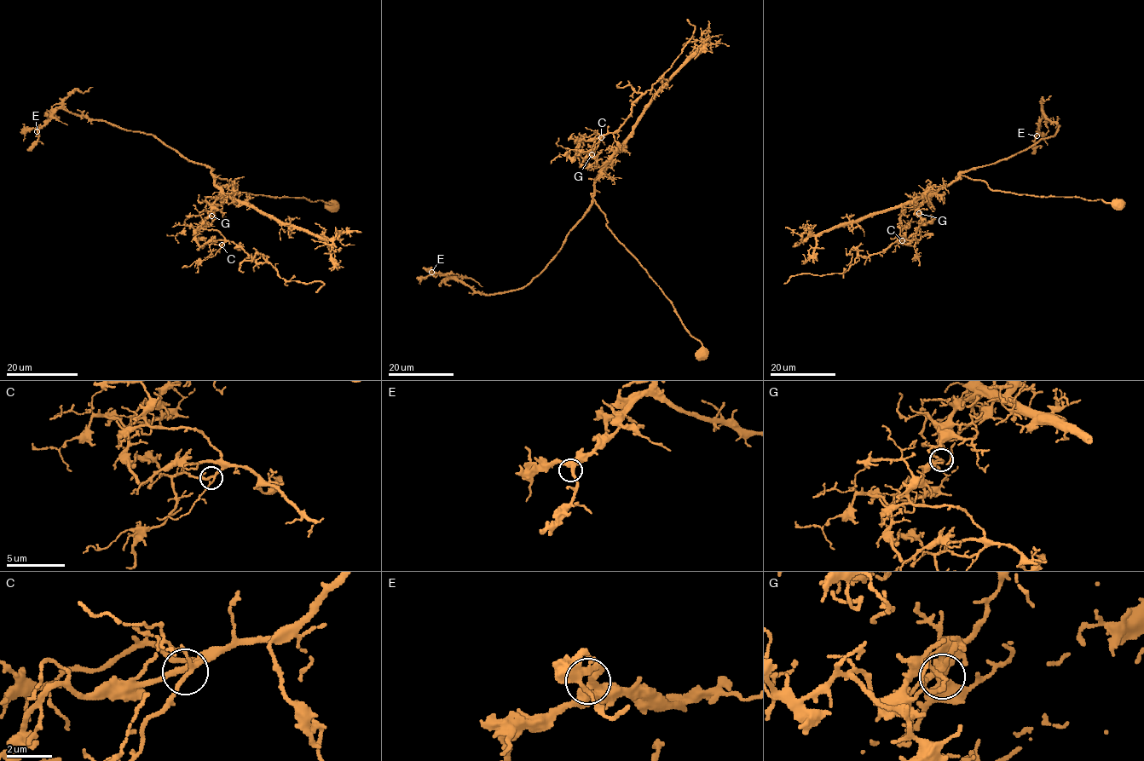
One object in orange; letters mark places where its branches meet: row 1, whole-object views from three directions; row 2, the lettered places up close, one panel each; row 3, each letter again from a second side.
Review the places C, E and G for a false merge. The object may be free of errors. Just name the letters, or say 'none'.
G

